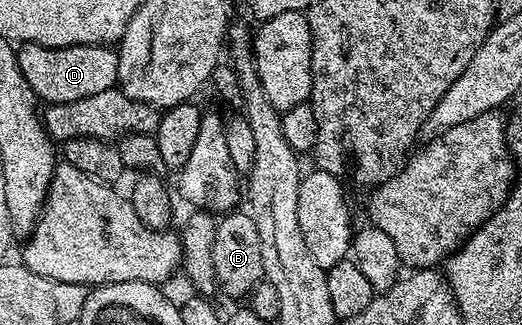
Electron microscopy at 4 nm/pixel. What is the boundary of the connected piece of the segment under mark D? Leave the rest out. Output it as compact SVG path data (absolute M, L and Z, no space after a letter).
M24 42L19 45L16 61L36 96L48 104L69 104L78 98L90 98L90 94L102 94L102 90L118 84L118 55L103 44L48 48L44 44Z

